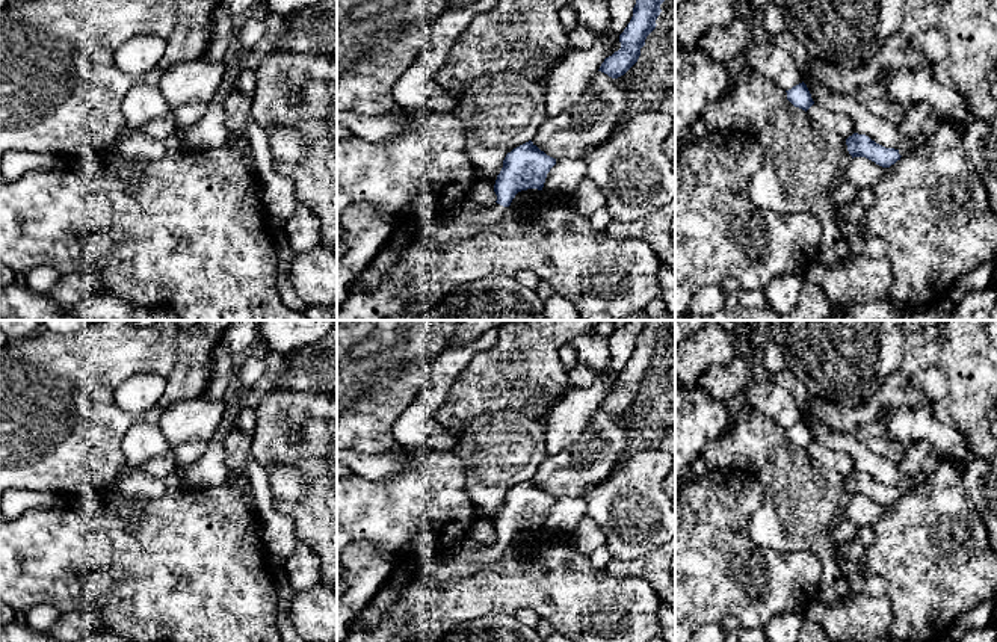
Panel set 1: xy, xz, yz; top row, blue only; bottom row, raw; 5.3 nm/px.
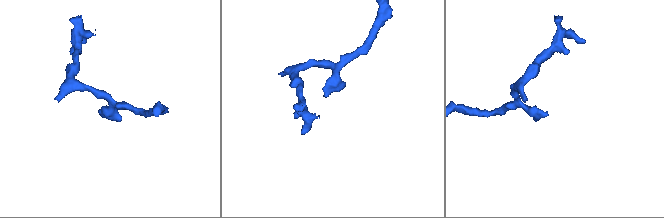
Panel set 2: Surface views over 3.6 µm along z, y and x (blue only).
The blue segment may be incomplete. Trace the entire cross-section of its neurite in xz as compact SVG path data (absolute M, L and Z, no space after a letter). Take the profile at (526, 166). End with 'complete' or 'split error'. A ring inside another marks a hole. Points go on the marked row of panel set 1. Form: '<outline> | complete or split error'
M532 140L514 148L506 154L494 184L497 201L465 216L447 215L440 222L428 222L421 231L421 242L428 248L462 243L479 230L500 222L518 192L542 190L547 174L554 165L556 159L541 151Z | split error

